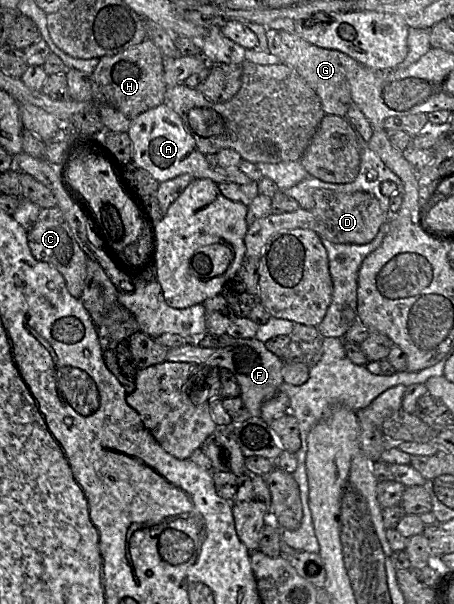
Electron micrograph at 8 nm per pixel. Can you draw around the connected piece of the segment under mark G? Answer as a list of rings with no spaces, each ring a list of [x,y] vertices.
[[[267,29],[267,50],[277,56],[282,64],[295,70],[311,87],[320,99],[325,114],[346,117],[352,102],[349,88],[351,79],[361,64],[338,50],[331,50],[313,45],[295,33],[285,30]]]

